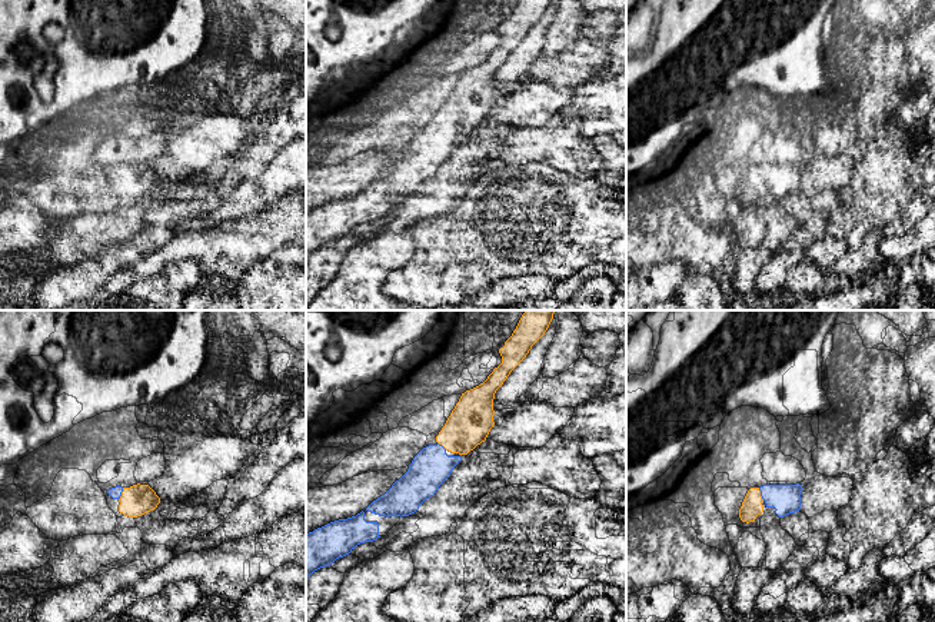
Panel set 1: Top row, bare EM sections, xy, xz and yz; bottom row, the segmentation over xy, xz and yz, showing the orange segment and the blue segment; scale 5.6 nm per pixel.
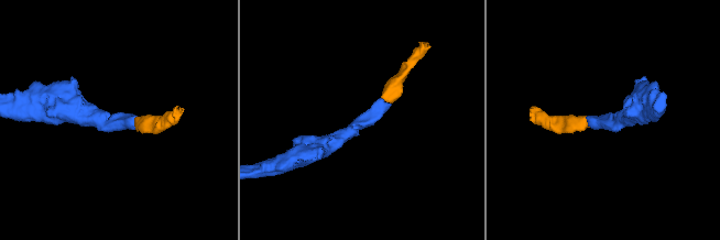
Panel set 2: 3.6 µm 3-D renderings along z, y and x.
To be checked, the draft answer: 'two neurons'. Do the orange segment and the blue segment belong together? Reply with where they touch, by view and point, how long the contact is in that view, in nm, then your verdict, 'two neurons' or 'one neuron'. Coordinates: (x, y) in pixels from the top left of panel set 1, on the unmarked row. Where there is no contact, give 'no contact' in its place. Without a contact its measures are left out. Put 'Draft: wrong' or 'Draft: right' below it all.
meets orange in yz at (759, 173); contact 80 nm long; one neuron
Draft: wrong

